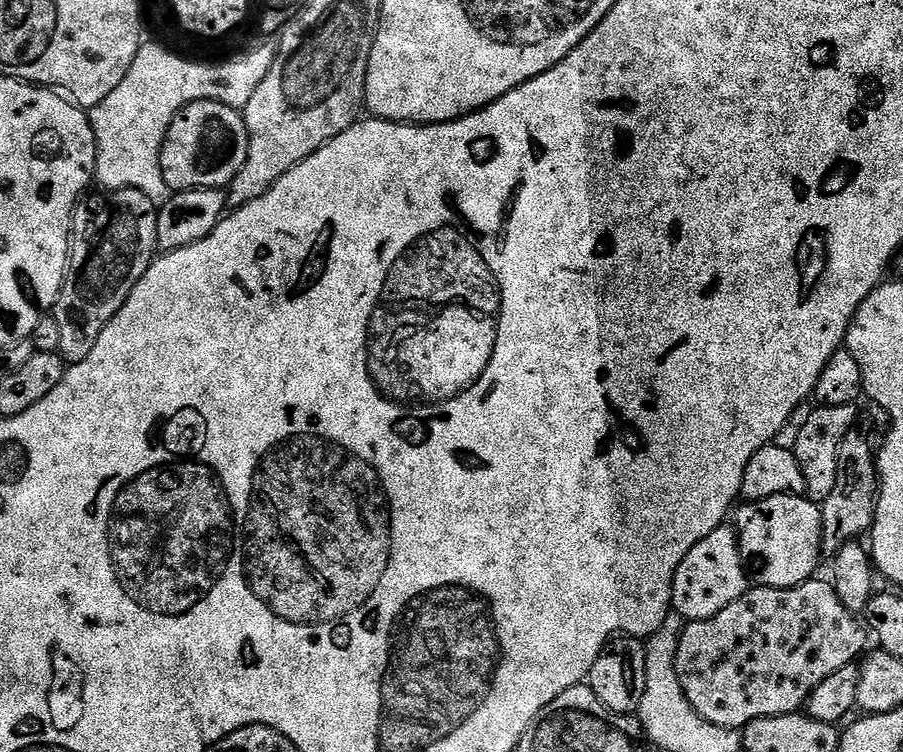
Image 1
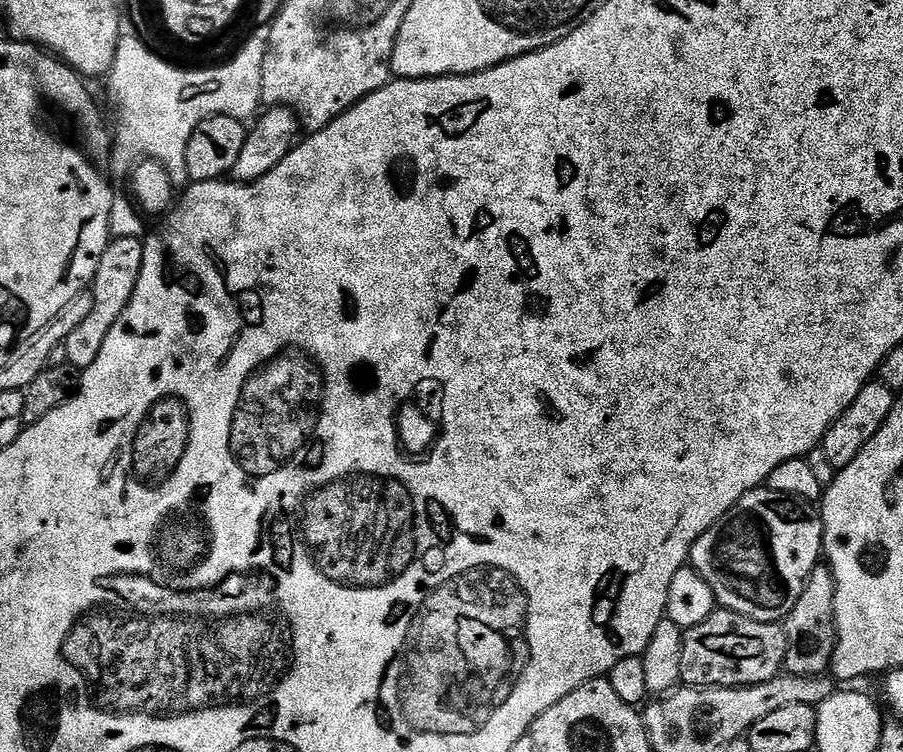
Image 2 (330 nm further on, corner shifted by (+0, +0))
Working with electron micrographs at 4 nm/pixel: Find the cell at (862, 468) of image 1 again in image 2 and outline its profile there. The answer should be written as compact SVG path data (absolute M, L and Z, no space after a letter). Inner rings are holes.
M821 562L810 574L794 610L782 621L785 638L784 668L789 676L822 676L831 669L836 649L834 574Z

